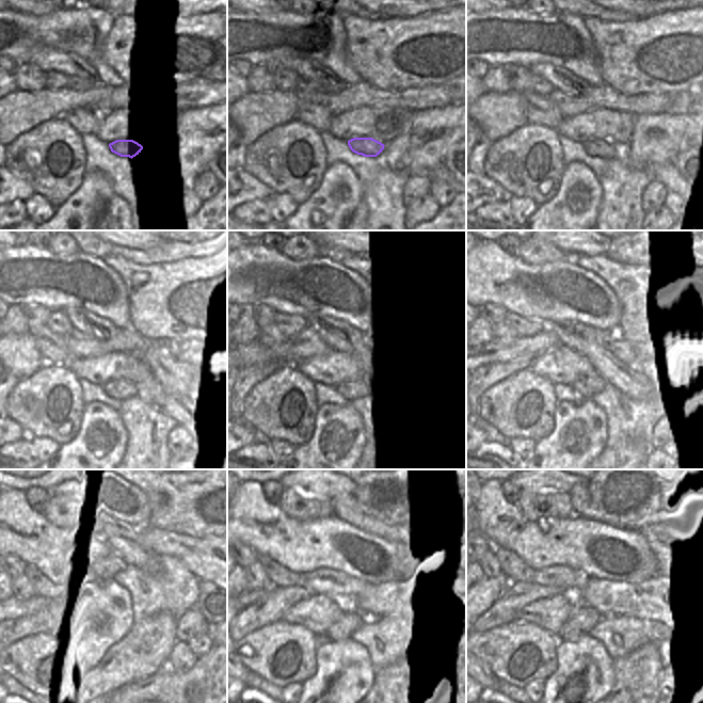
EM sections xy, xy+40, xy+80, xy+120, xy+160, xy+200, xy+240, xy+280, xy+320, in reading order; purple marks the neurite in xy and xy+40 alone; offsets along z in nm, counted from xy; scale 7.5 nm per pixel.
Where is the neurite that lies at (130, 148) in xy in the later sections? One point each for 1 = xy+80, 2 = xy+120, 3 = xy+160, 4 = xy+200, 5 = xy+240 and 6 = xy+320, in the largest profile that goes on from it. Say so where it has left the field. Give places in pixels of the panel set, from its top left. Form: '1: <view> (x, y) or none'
1: xy+80 (603, 148)
2: xy+120 (120, 389)
3: xy+160 (350, 389)
4: xy+200 (589, 385)
5: xy+240 (105, 626)
6: xy+320 (582, 619)

